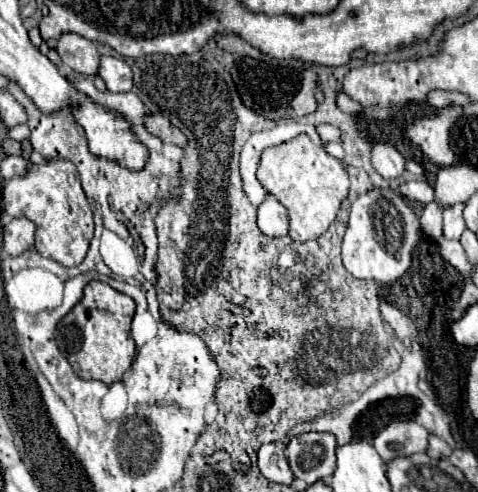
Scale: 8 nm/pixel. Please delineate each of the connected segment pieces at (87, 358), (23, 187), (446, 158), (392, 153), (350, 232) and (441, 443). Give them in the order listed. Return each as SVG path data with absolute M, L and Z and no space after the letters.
M95 280L85 286L83 298L73 306L73 310L67 316L59 320L55 330L57 346L79 378L101 380L105 384L121 380L135 356L135 342L131 338L133 314L133 298L117 292L105 282Z
M47 160L31 172L5 184L3 206L11 218L29 218L37 224L35 250L65 266L79 266L93 238L93 212L81 188L77 168L69 160Z
M459 106L443 108L435 118L415 120L407 128L407 136L423 150L423 154L429 156L431 162L439 166L451 166L455 162L455 156L449 148L449 128L455 124L459 116L461 116Z
M373 142L371 162L373 162L375 170L387 180L397 178L405 172L405 158L401 156L401 152L395 146L391 146L387 142Z
M377 188L361 194L349 210L349 224L343 236L343 264L355 278L369 278L377 284L391 284L411 266L411 254L421 240L419 216L393 188Z
M429 436L429 450L427 450L427 454L431 456L431 458L435 458L435 460L447 460L449 456L451 456L451 448L447 446L447 442L445 440L441 440L441 438L437 438L437 436Z

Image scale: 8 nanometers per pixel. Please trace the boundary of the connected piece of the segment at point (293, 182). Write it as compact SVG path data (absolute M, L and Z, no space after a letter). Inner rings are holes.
M299 134L279 146L265 148L257 178L265 190L289 210L289 236L297 242L319 238L335 220L339 206L349 192L349 176L345 166L337 158L329 156L323 146L313 144L307 134Z

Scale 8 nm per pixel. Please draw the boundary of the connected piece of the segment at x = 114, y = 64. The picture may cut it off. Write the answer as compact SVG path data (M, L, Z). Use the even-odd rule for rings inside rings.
M101 56L97 72L111 92L129 92L133 88L133 74L125 60Z

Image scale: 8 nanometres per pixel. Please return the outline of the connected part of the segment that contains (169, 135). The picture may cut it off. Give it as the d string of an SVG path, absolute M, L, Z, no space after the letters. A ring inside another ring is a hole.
M153 114L153 116L147 116L147 126L149 130L153 130L153 134L157 134L163 142L169 142L169 144L175 144L179 148L185 148L187 146L187 136L169 122L169 118L165 118L163 114Z

